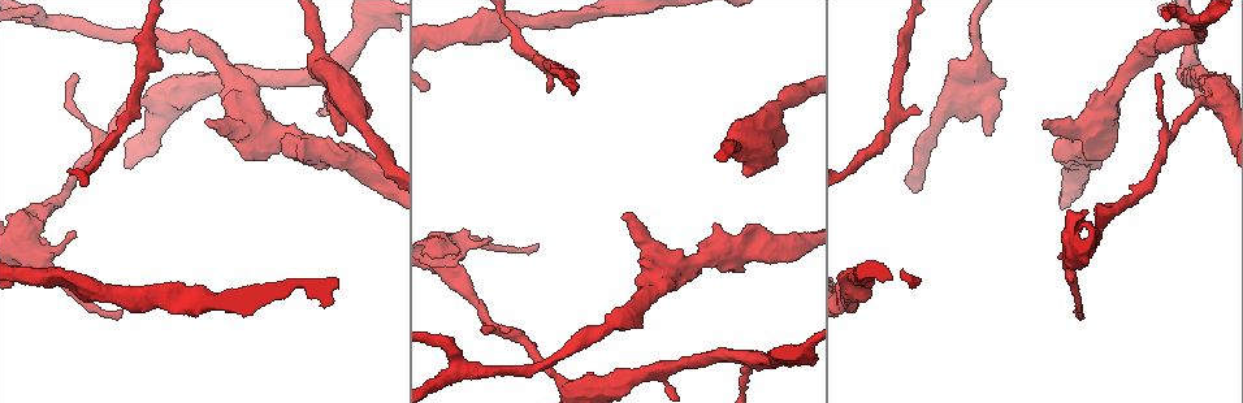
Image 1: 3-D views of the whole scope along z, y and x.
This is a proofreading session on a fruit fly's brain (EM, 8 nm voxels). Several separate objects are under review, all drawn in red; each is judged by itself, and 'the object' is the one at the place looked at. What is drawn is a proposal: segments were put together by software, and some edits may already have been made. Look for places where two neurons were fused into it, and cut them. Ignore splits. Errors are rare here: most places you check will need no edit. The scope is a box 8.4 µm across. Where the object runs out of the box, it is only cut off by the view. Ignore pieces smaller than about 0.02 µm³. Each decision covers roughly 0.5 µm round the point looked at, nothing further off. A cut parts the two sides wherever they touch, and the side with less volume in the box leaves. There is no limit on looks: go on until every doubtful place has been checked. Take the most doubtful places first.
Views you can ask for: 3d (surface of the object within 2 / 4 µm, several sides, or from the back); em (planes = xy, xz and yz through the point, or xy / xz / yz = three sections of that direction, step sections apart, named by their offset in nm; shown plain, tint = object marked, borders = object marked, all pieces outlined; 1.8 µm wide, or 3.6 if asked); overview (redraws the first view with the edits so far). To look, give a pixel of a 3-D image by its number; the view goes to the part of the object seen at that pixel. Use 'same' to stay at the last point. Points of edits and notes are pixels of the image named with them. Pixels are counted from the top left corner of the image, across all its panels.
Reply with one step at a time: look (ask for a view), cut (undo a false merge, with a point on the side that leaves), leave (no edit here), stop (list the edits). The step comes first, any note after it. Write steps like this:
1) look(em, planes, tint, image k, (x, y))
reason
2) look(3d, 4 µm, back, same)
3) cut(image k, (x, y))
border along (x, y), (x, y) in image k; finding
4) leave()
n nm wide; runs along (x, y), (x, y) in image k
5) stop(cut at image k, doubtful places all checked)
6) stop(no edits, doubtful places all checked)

look(3d, 2 µm, image 1, (1086, 257))

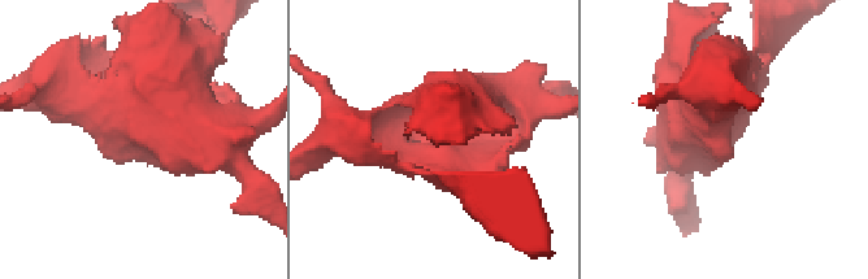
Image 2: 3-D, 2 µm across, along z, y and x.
look(em, planes, plain, image 2, (474, 137))
need the tissue

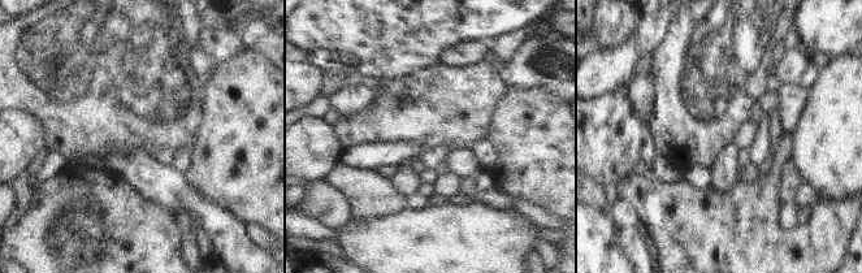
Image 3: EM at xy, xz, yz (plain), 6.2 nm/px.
look(em, planes, tint, same)
with the object marked

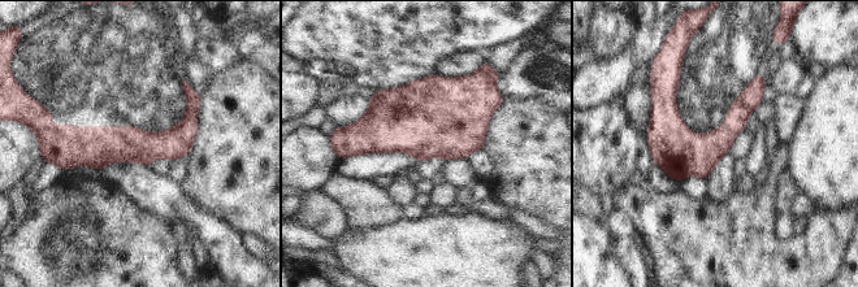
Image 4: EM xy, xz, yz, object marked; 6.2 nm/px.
leave()
runs along (196, 99), (168, 143), (57, 139) in image 4; all the same neuron

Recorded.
look(3d, 2 µm, image 1, (524, 338))
arms part here

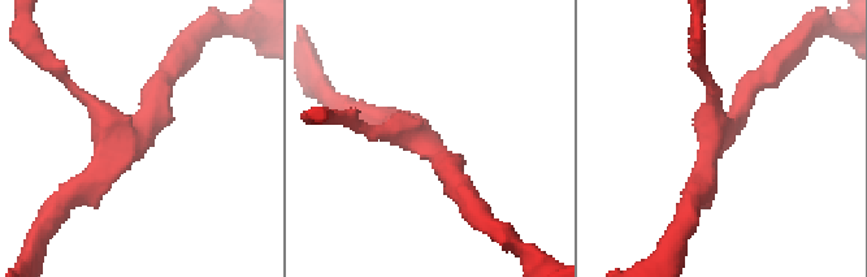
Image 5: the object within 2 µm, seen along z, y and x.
look(em, xz, step 16, plain, image 5, (419, 138))
need the tissue

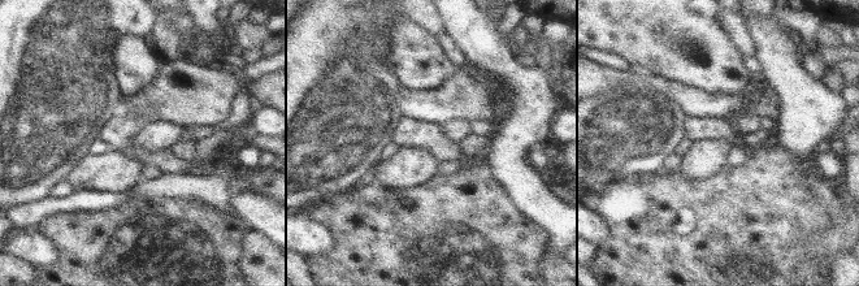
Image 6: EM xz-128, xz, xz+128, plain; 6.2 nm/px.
look(em, xz, step 16, tint, same)

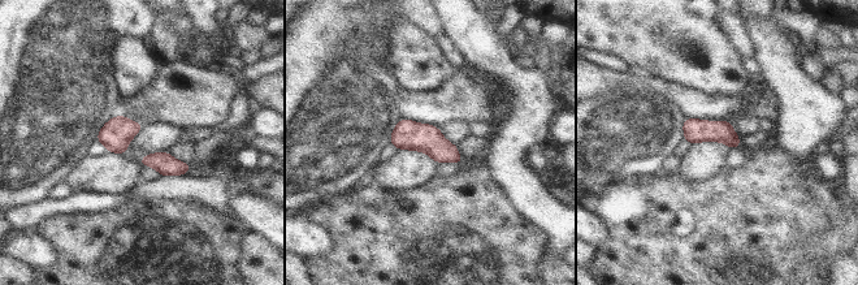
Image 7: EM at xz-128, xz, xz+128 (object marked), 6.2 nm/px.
leave()
all the same neuron

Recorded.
look(em, planes, tint, image 1, (1181, 69))
abrupt turn

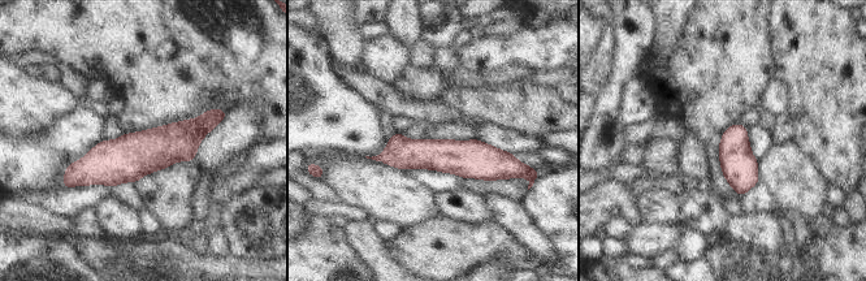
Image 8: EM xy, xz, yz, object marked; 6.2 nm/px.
leave()
continuous, no second neuron

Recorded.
stop(no edits, doubtful places all checked)

